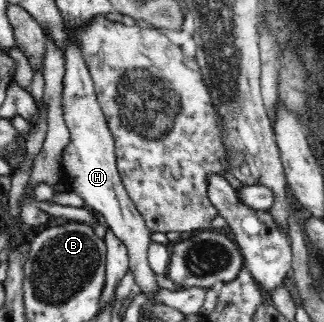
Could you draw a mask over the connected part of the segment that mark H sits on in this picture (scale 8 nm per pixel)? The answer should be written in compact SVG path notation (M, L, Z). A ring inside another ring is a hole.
M72 42L65 51L63 81L63 118L69 128L71 141L63 152L62 170L70 174L70 178L74 180L71 183L74 186L74 192L89 204L93 212L104 216L109 229L122 240L128 250L129 272L135 278L136 290L146 294L146 298L151 301L161 289L157 284L157 275L150 268L148 260L148 248L152 243L150 234L153 231L146 227L144 218L137 211L122 184L115 157L115 140L98 103L92 81L90 72L84 64L84 58L80 54L80 48L76 46L76 42Z

